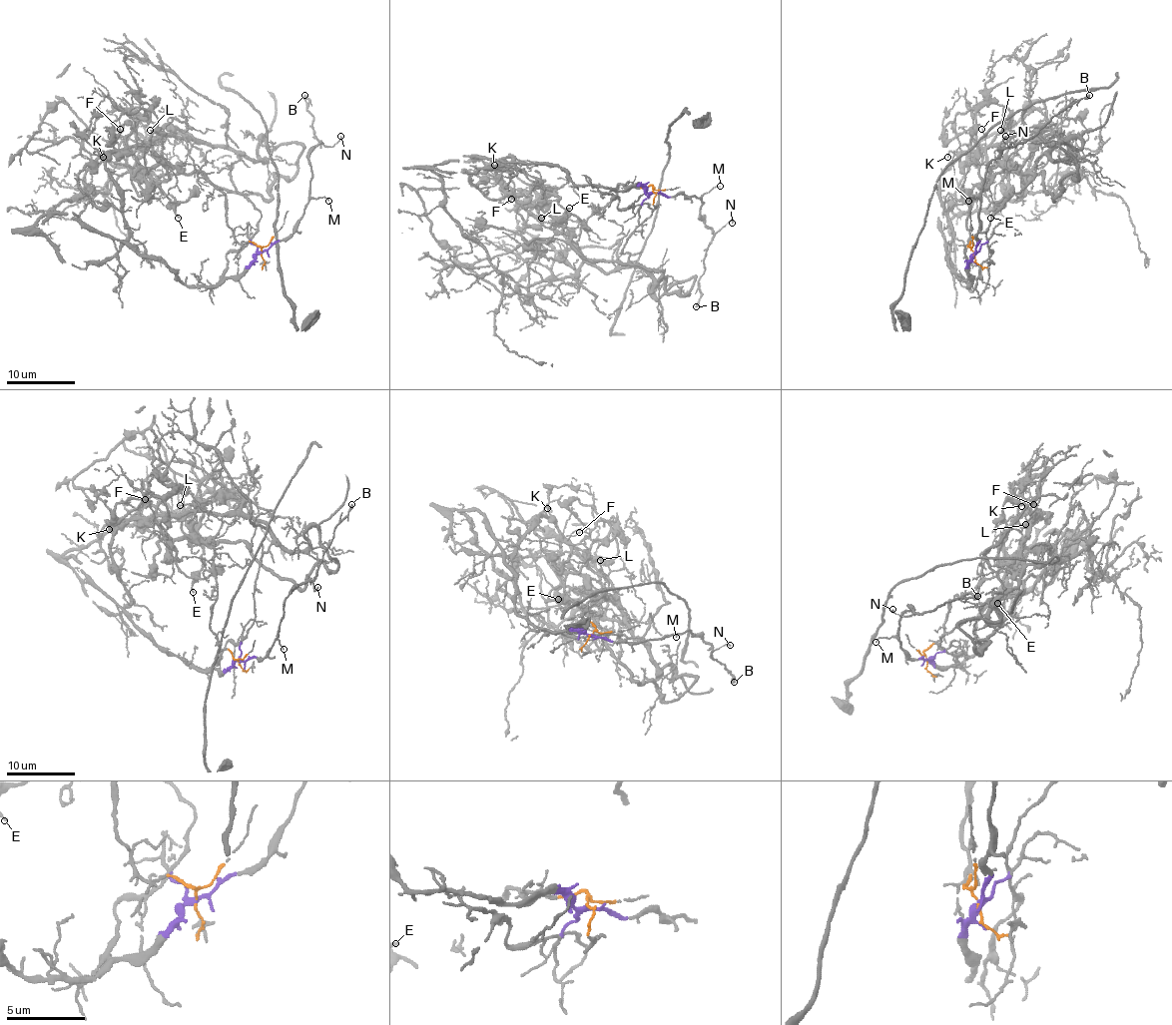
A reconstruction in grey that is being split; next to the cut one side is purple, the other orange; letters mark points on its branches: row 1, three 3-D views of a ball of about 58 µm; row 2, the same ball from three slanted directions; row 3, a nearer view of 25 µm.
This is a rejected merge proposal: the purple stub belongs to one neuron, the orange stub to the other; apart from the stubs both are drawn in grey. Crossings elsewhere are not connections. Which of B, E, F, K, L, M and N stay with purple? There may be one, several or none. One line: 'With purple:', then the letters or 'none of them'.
With purple: B, M, N

